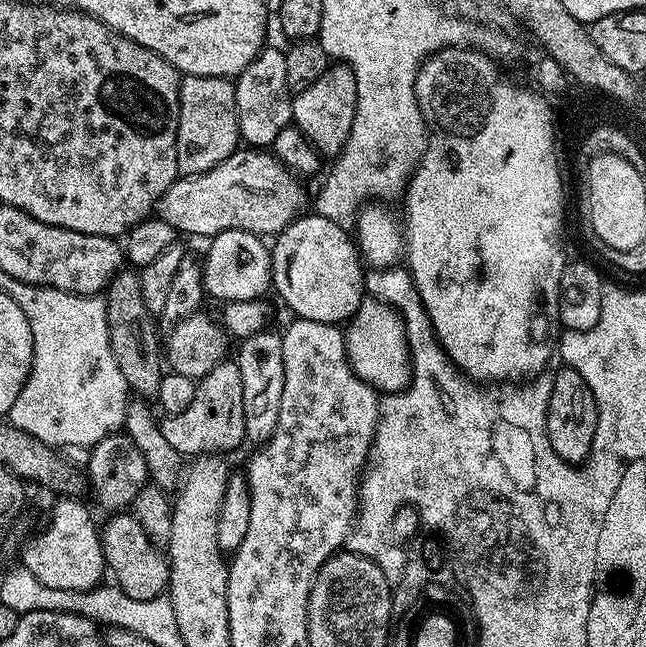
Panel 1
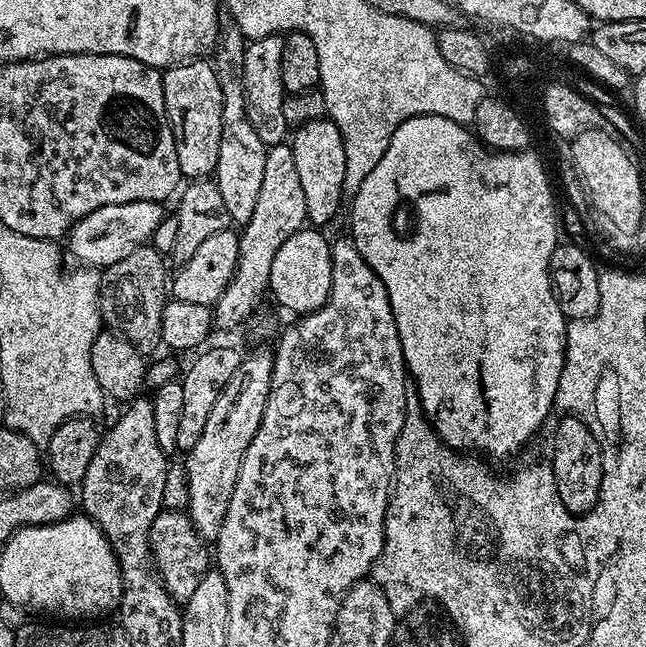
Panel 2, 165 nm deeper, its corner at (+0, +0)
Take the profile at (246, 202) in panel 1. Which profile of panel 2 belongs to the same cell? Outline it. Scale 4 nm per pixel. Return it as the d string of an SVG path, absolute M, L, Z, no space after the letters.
M154 200L102 206L84 216L72 228L72 250L80 262L100 270L110 267L114 262L122 262L126 254L134 254L134 250L145 247L151 241L154 230L158 230L158 226L165 220L164 207L163 203Z

